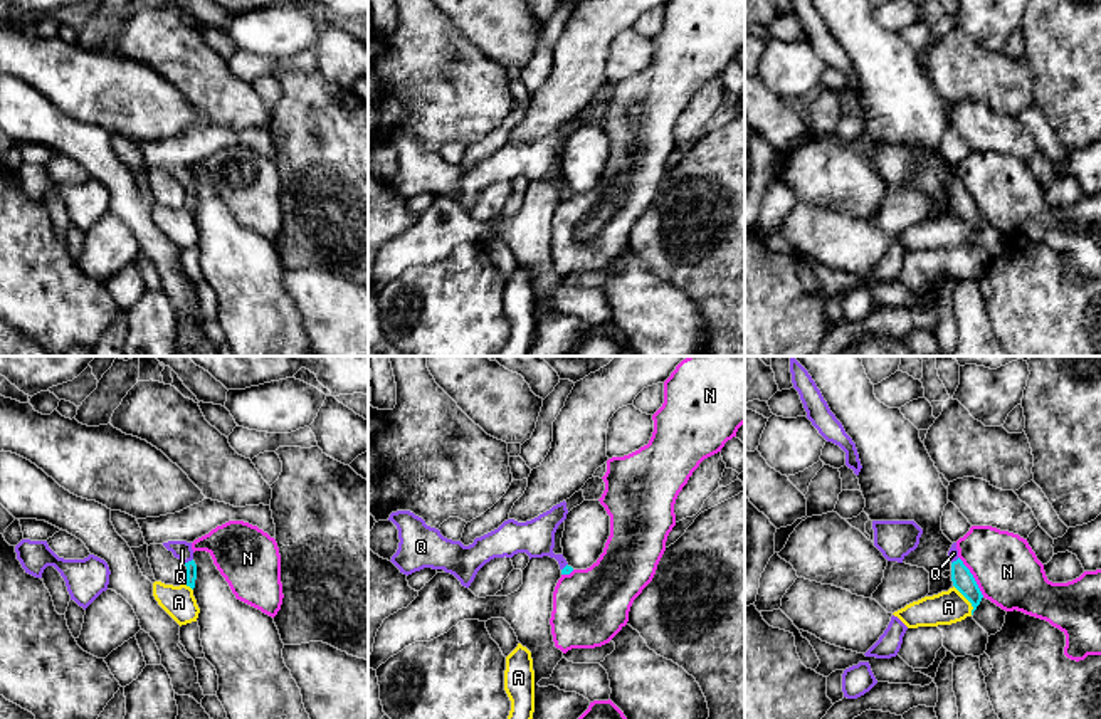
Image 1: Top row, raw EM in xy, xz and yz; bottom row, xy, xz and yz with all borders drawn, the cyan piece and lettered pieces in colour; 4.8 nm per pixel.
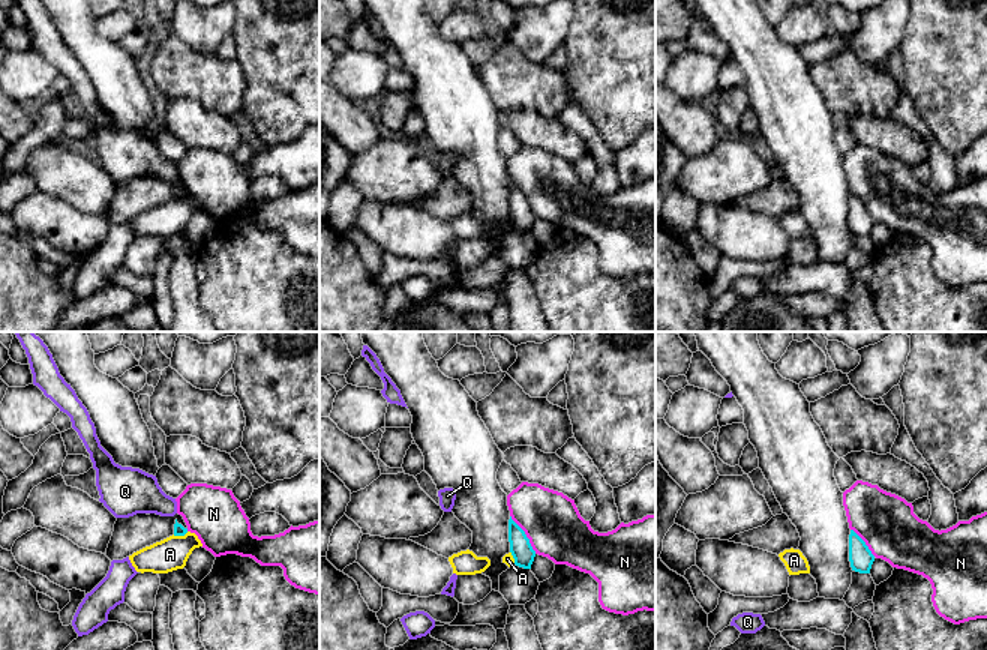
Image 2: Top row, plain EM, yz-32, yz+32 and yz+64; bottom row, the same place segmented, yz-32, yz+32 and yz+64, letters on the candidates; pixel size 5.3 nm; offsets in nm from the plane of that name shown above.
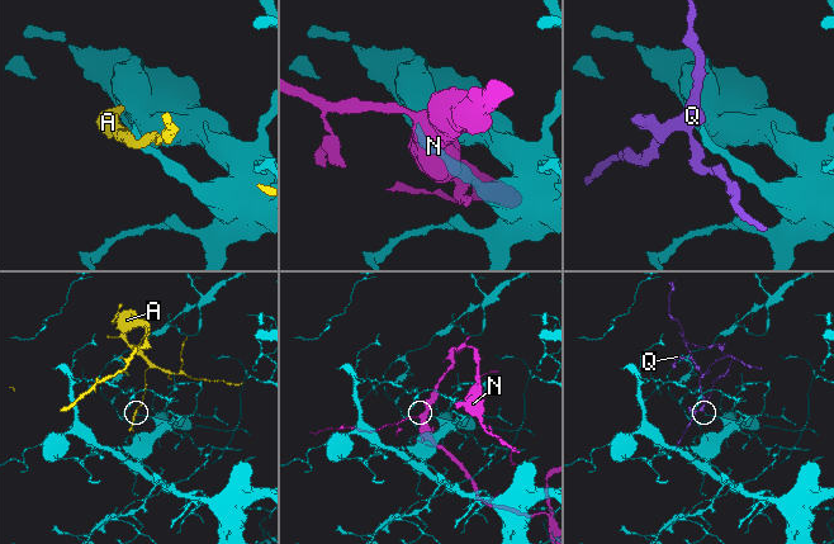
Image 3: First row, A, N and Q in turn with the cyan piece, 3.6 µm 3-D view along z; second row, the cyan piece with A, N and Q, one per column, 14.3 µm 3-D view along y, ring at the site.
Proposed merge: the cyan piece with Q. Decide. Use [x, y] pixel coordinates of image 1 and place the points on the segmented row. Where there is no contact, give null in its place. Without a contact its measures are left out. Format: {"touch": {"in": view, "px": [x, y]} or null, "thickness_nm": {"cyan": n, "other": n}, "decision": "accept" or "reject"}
{"touch": {"in": "xy", "px": [189, 561]}, "thickness_nm": {"cyan": 50, "other": 90}, "decision": "accept"}

